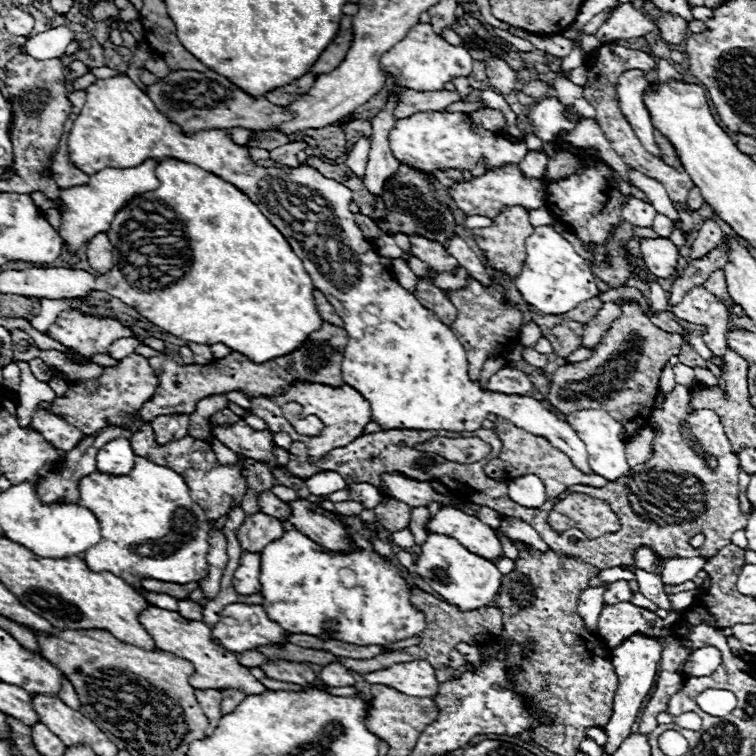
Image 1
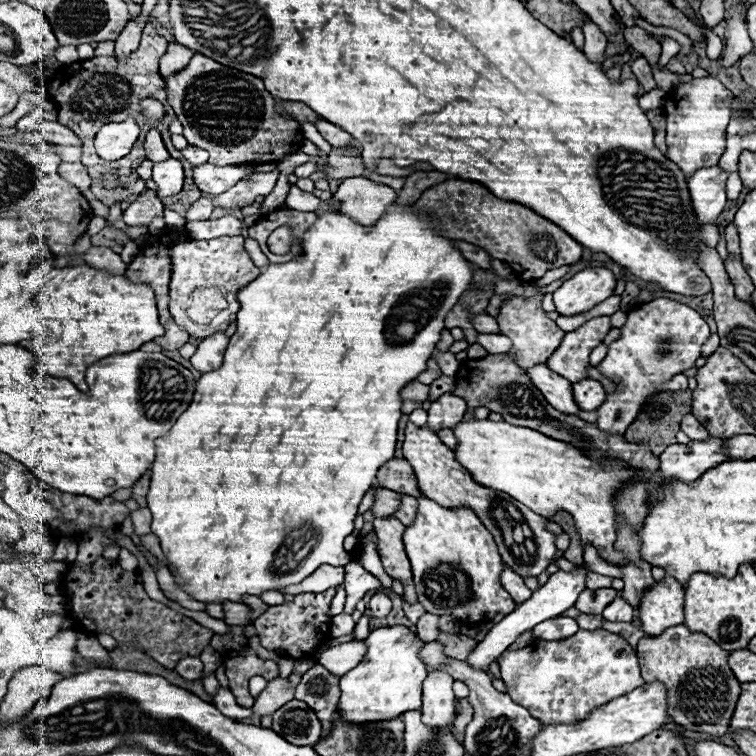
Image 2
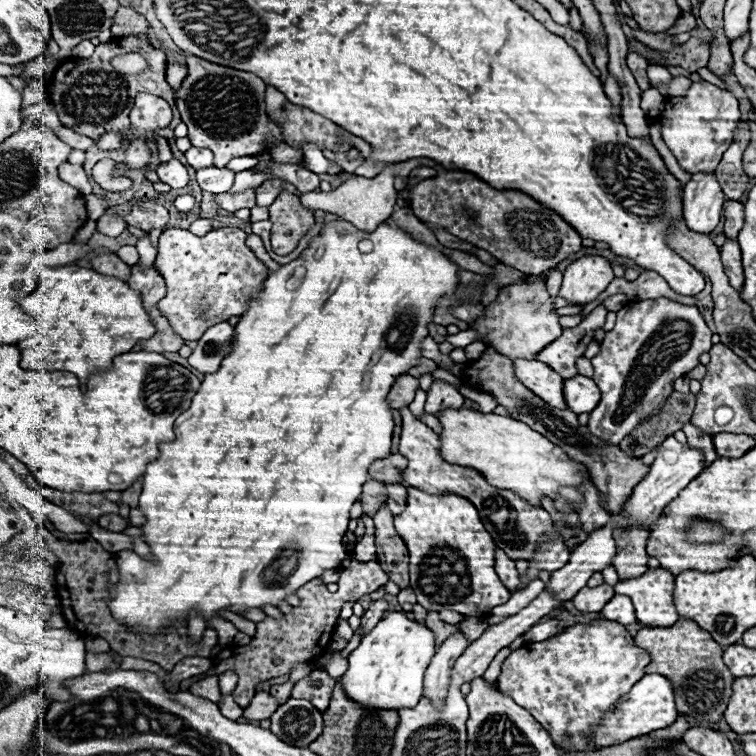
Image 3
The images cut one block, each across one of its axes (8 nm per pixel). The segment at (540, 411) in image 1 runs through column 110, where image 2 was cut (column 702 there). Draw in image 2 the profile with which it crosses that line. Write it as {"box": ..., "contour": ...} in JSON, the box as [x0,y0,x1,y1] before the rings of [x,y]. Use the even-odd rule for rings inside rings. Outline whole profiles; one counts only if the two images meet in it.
{"box":[664,78,734,174],"contour":[[[694,78],[688,84],[680,84],[664,102],[666,112],[666,146],[668,158],[676,162],[684,174],[692,174],[700,168],[716,166],[726,150],[726,126],[730,120],[730,104],[734,94],[714,78]]]}

